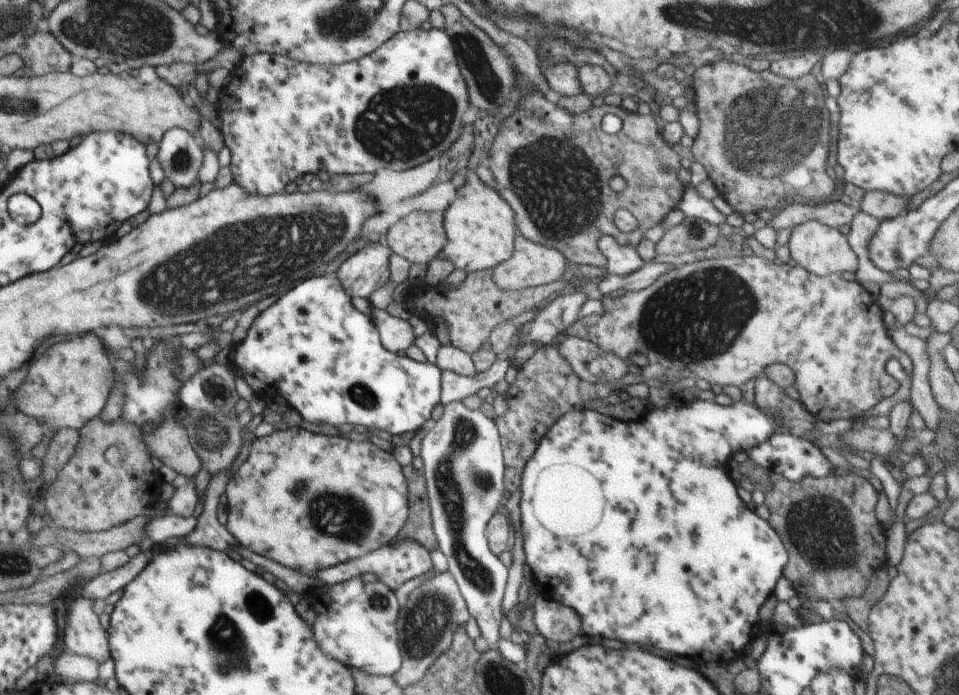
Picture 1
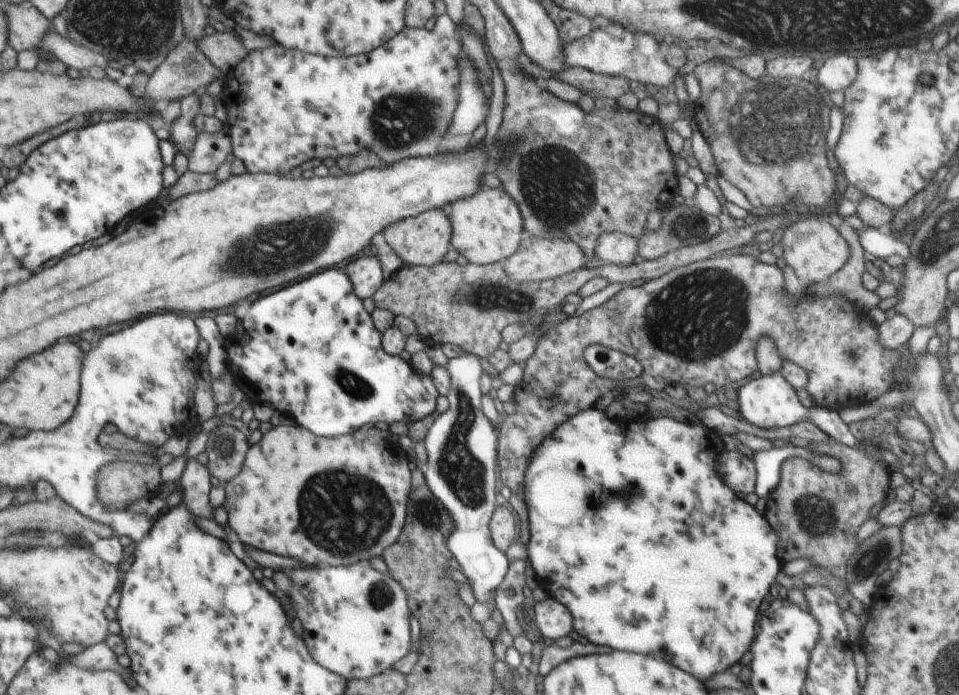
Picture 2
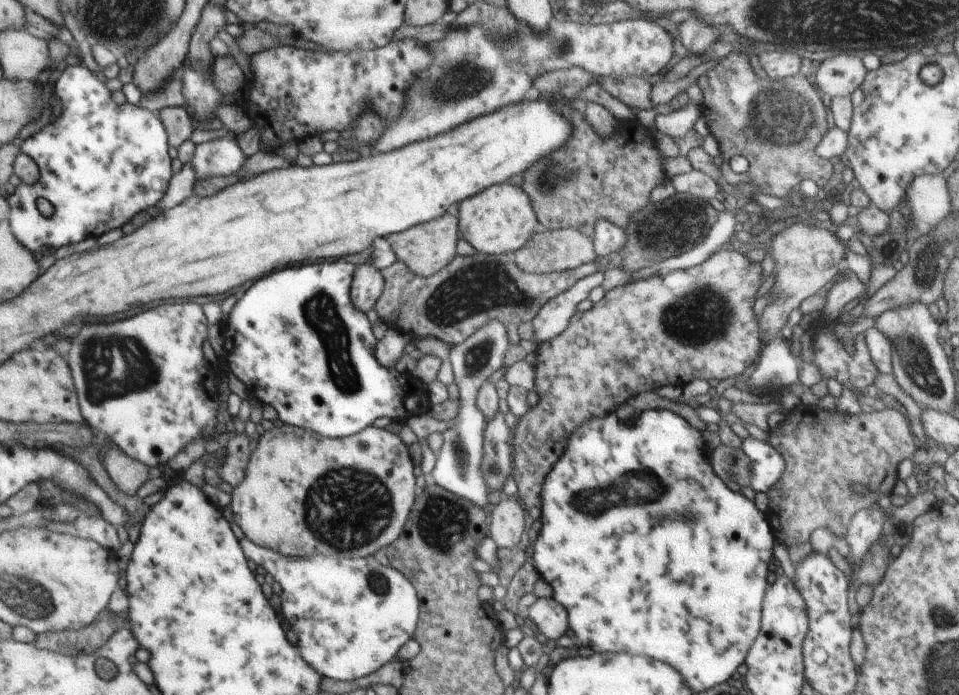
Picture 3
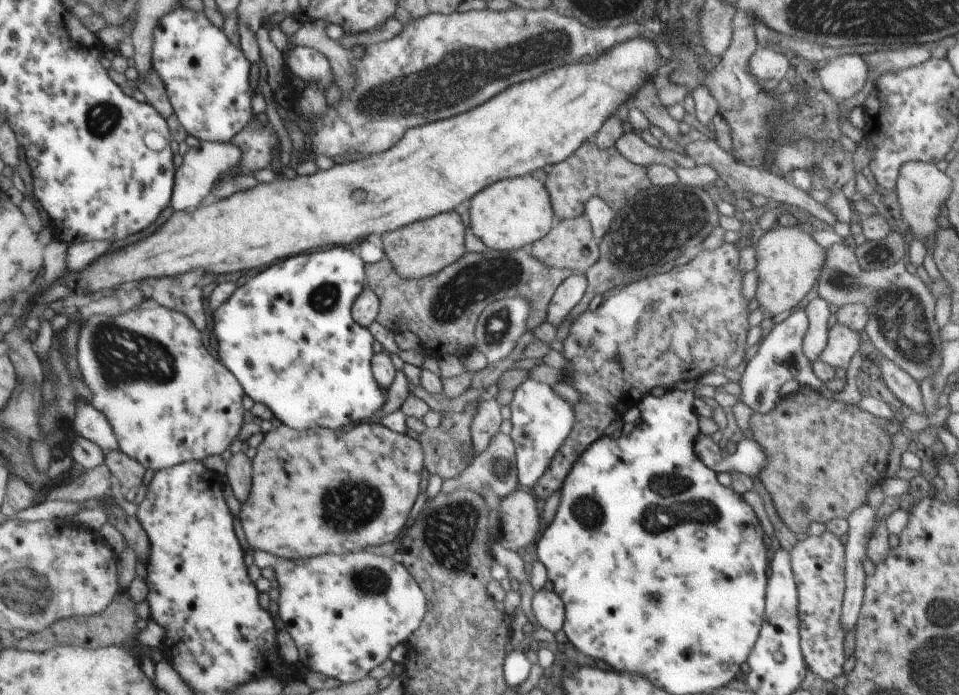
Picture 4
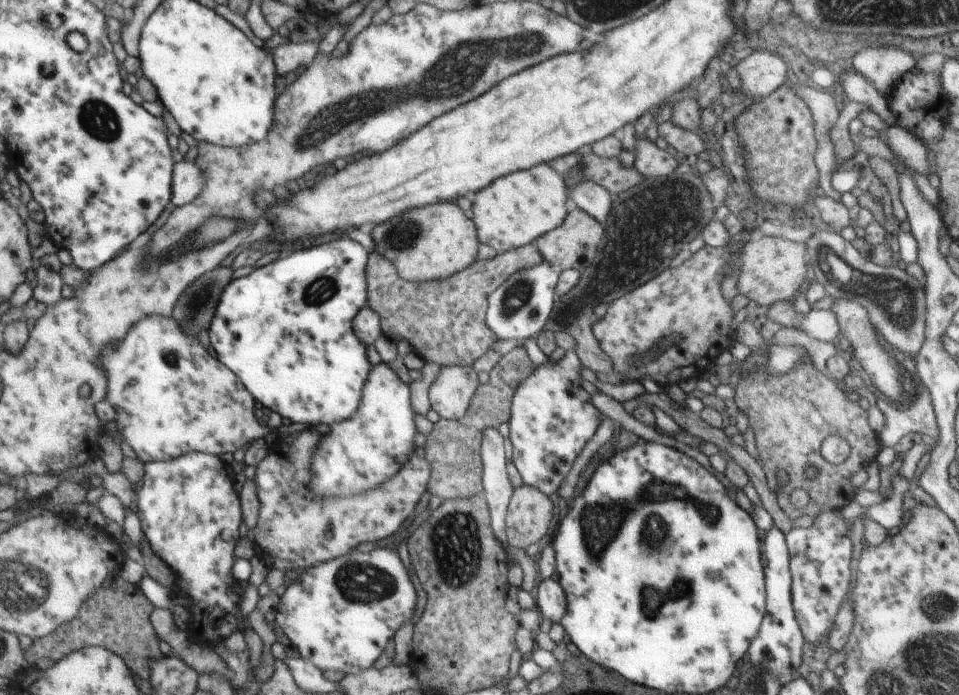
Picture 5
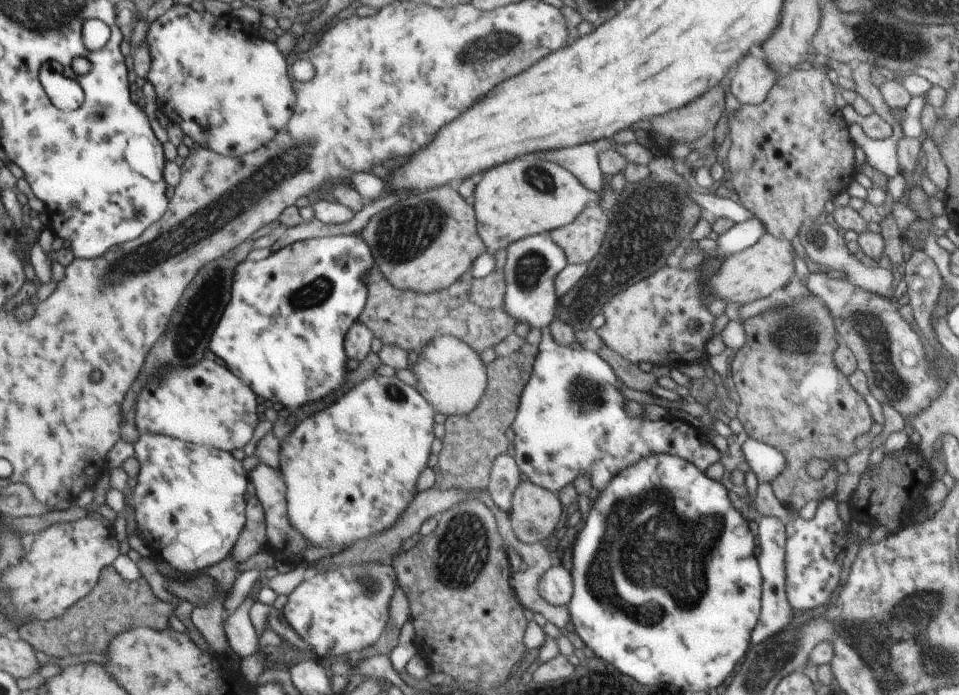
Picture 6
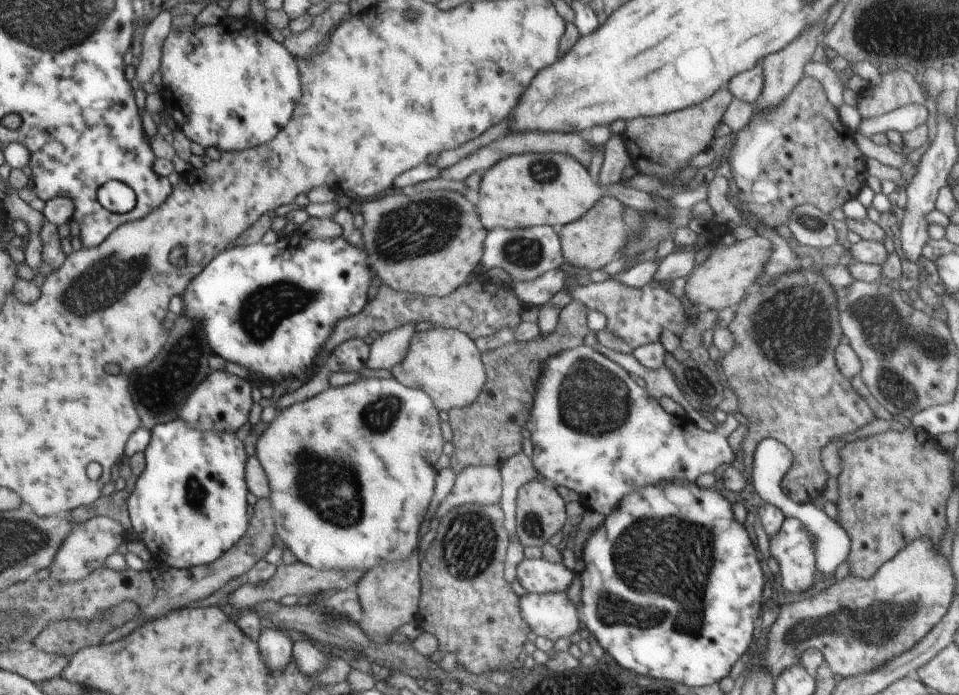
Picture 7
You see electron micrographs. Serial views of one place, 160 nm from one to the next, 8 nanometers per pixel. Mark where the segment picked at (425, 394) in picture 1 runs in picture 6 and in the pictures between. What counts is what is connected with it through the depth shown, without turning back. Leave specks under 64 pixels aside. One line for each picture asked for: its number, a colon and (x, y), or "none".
2: (311, 350)
3: (296, 341)
4: (287, 335)
5: (286, 331)
6: (318, 287)

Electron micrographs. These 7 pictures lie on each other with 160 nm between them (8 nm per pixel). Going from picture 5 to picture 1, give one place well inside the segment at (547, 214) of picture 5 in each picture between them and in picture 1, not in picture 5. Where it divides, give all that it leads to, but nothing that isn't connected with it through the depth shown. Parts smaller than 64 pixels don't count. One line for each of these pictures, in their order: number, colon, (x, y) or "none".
1: (480, 226)
2: (487, 227)
3: (500, 219)
4: (511, 214)

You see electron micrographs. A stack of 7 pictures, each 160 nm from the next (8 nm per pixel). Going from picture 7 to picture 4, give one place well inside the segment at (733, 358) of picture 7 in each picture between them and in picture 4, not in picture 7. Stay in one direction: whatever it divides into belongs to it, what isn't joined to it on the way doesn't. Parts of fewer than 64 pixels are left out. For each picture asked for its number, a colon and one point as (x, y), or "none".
4: (821, 454)
5: (790, 415)
6: (791, 395)

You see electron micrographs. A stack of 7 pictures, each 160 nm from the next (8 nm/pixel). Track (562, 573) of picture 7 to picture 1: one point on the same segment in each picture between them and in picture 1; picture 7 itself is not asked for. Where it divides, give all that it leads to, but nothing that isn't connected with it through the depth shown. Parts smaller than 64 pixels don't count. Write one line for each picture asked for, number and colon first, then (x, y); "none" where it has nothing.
1: (554, 620)
2: (552, 618)
3: (551, 617)
4: (548, 608)
5: (551, 600)
6: (556, 585)

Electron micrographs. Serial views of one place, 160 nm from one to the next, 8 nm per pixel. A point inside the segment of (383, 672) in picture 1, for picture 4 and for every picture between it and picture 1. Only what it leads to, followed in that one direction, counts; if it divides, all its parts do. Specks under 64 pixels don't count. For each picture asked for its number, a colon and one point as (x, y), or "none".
2: (356, 620)
3: (351, 615)
4: (345, 614)

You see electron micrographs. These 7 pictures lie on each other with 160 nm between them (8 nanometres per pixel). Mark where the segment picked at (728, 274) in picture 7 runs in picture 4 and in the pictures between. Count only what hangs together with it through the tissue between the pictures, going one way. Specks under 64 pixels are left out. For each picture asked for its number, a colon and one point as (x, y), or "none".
4: (788, 261)
5: (773, 269)
6: (754, 273)

